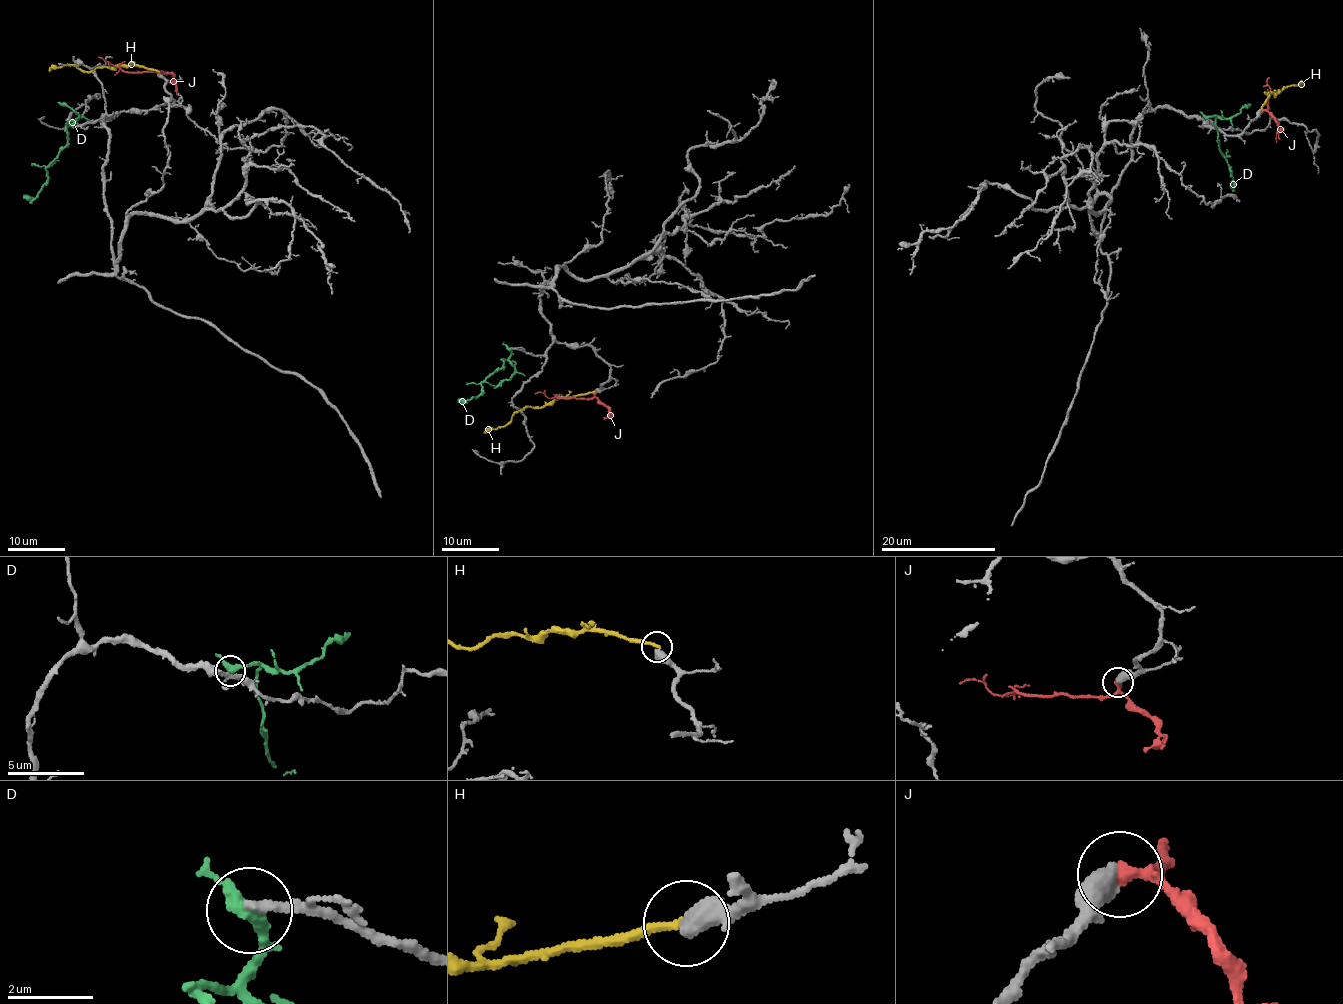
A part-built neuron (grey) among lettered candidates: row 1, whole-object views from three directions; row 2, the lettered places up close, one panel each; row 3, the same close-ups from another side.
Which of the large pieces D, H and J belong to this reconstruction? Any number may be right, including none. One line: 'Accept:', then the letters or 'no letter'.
Accept: J

